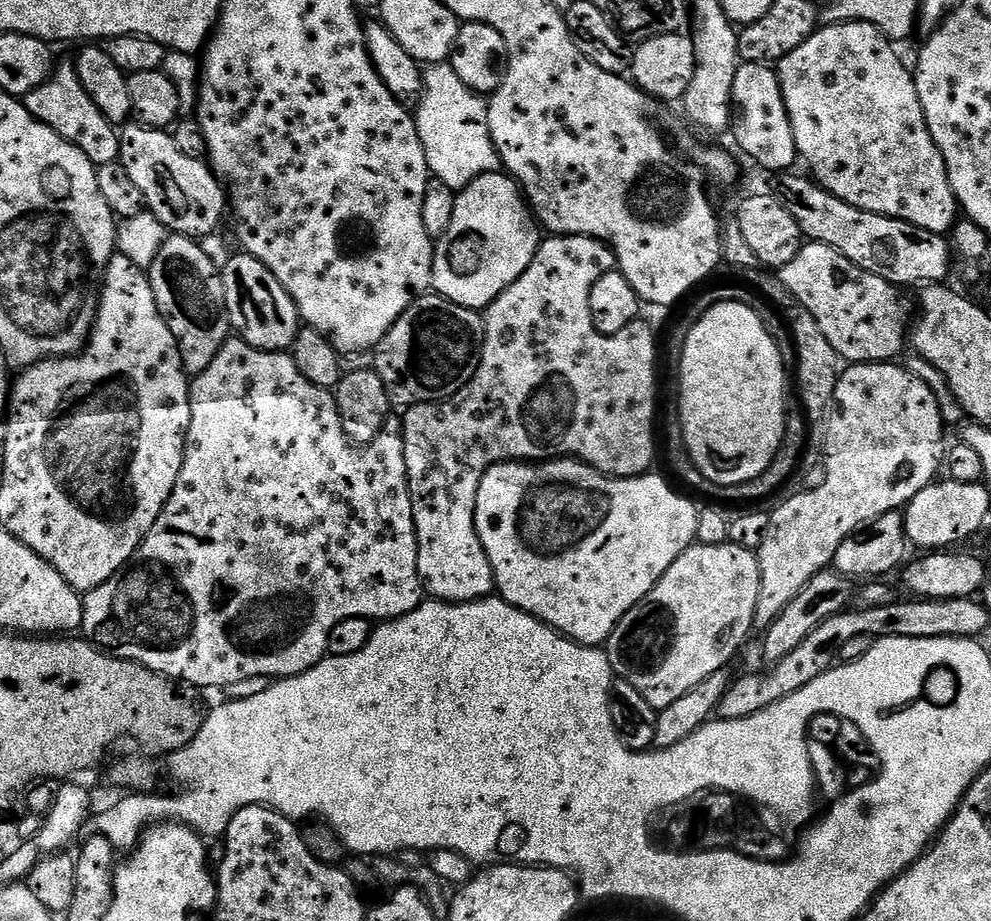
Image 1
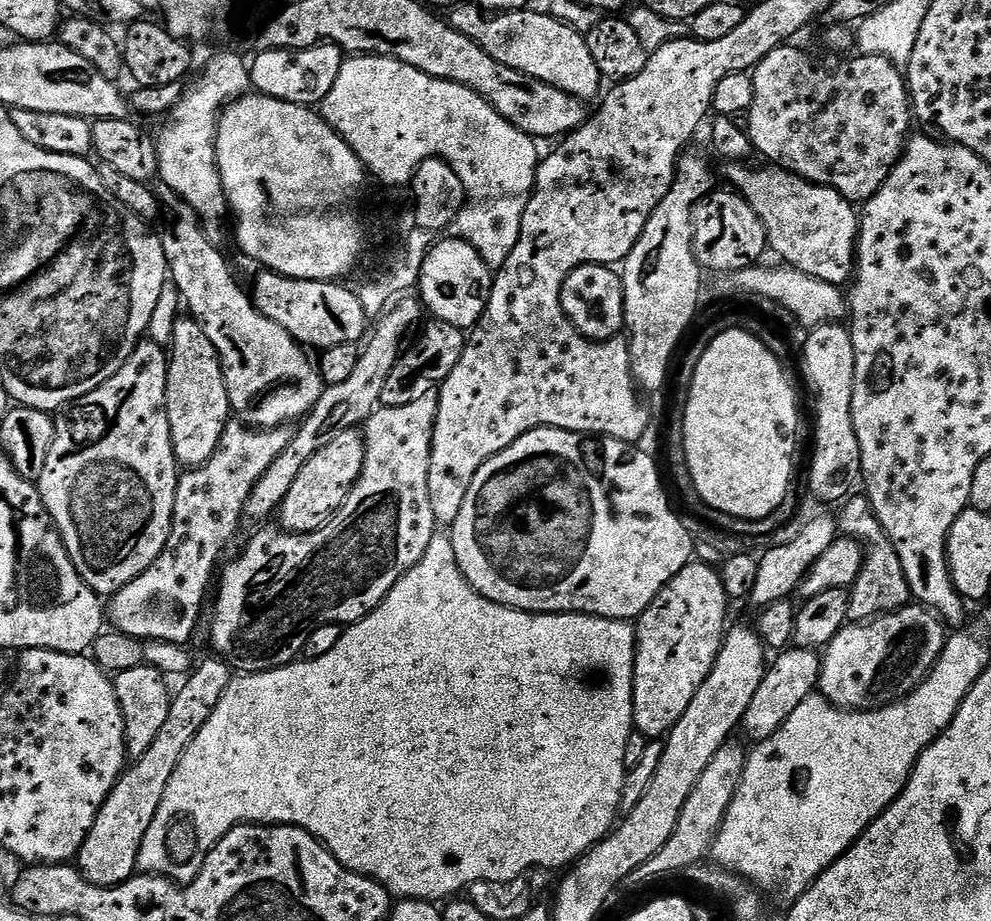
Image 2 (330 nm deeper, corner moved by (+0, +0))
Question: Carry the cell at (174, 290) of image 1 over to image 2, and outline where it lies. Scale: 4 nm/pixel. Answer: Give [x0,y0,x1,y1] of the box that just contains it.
[164,318,234,469]

